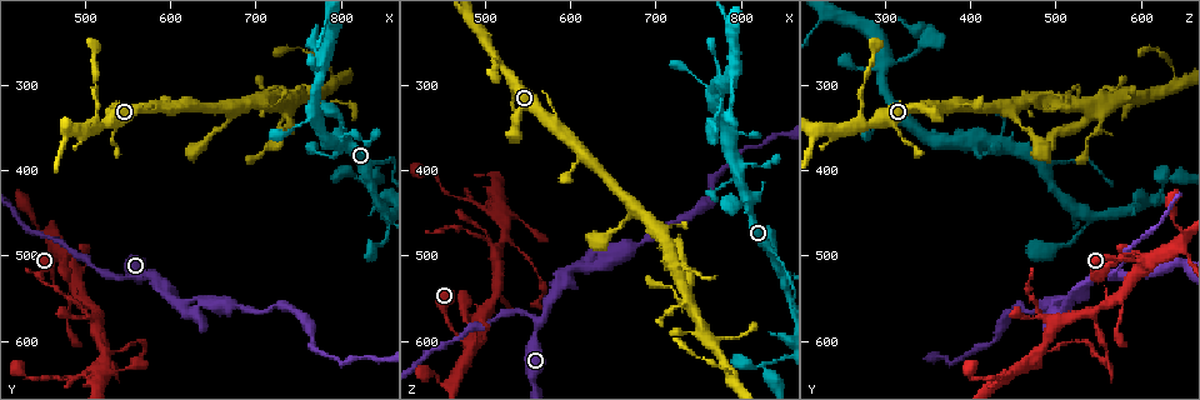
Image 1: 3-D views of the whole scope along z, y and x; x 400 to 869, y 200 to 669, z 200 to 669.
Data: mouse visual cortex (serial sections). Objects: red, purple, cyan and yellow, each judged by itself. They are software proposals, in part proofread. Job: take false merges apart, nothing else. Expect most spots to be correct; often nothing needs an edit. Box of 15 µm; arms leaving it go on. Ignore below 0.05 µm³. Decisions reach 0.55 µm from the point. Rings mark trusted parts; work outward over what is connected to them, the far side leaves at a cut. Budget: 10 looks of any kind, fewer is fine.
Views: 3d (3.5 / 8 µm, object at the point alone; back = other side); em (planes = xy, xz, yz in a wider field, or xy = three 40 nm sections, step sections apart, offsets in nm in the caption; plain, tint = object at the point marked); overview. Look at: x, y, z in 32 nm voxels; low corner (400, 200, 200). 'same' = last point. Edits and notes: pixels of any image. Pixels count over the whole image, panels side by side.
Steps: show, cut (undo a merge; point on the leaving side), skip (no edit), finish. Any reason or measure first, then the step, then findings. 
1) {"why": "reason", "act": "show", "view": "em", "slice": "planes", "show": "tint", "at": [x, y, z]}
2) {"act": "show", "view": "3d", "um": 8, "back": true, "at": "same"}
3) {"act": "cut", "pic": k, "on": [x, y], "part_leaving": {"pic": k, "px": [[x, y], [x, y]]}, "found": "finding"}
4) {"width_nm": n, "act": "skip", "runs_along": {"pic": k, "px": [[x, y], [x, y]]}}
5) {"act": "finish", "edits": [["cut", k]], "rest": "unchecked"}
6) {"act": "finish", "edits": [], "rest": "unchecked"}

{"act": "show", "view": "3d", "um": 8, "at": [795, 365, 410]}

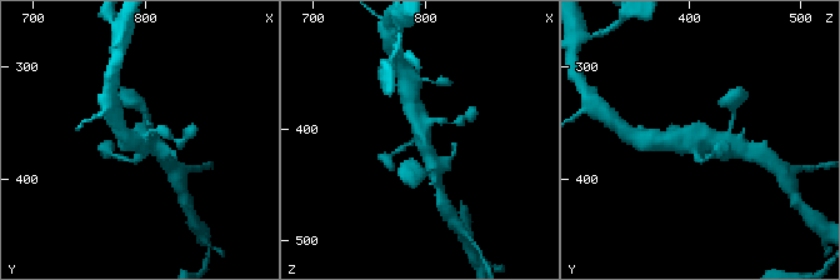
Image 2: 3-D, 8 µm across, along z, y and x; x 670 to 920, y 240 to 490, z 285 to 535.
{"arms": 4, "arm_widths_nm": [150, 150, 500, 500], "act": "show", "view": "em", "slice": "xy", "step": 2, "show": "tint", "at": [798, 364, 406]}

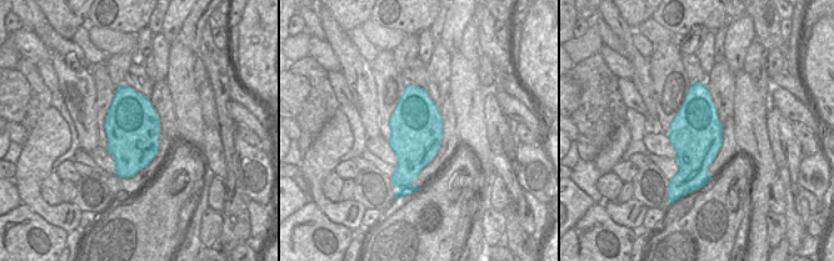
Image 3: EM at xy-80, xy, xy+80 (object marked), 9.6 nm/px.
{"act": "skip", "runs_along": {"pic": 2, "px": [[435, 166], [411, 104]]}, "found": "continuous, no second cell"}

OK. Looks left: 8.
{"why": "thick turns thin", "act": "show", "view": "3d", "um": 3.5, "at": [840, 395, 500]}

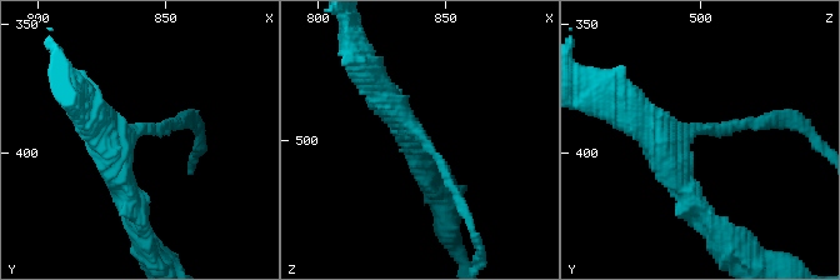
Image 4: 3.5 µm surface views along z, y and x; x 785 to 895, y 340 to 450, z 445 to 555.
{"arm_widths_nm": [150, 400], "act": "show", "view": "em", "slice": "xy", "step": 2, "show": "tint", "at": [840, 392, 499]}

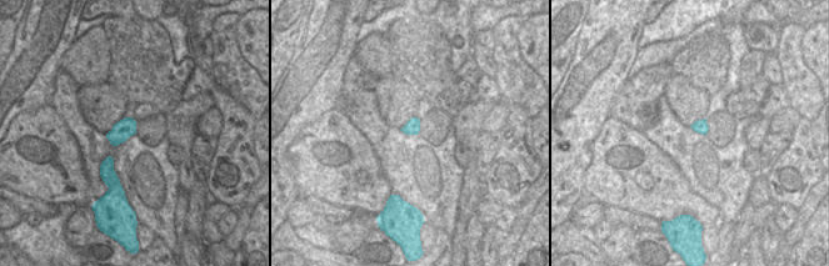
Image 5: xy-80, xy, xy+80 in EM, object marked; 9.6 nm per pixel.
{"act": "skip", "found": "continuous, no second cell"}

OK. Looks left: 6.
{"why": "three arms meet", "act": "show", "view": "3d", "um": 3.5, "at": [670, 330, 450]}

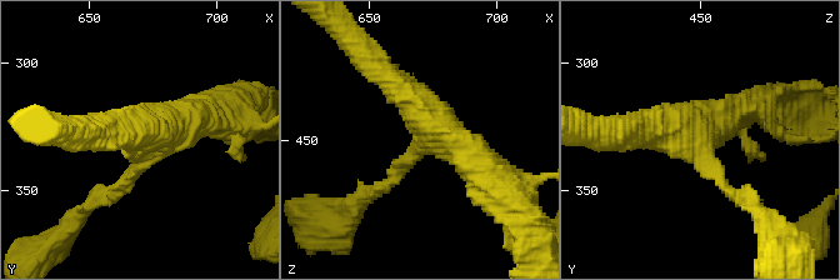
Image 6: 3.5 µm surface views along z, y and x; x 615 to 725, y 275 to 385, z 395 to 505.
{"why": "now the EM", "act": "show", "view": "em", "slice": "planes", "show": "tint", "at": [674, 331, 448]}

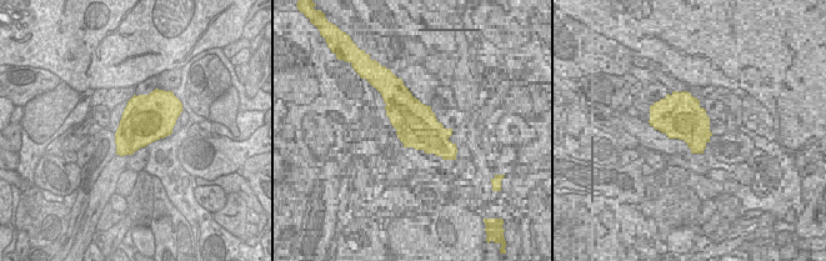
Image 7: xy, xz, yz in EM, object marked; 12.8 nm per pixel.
{"arm_widths_nm": [200, 350, 450], "act": "skip", "found": "continuous, no second cell"}

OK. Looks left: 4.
{"why": "side arm on a straight run", "act": "show", "view": "3d", "um": 3.5, "at": [515, 570, 540]}

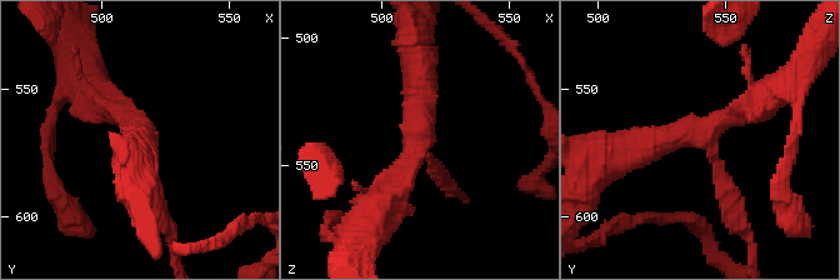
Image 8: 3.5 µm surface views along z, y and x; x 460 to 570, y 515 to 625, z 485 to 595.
{"arms": 3, "arm_widths_nm": [150, 400, 400], "why": "now the EM", "act": "show", "view": "em", "slice": "xy", "step": 3, "show": "tint", "at": [514, 567, 542]}

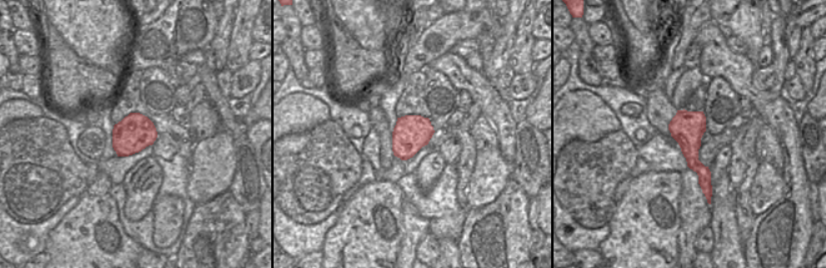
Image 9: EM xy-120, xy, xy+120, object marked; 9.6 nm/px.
{"act": "skip", "runs_along": {"pic": 8, "px": [[765, 96], [704, 131], [624, 150]]}, "found": "one cell here"}

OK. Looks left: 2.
{"act": "finish", "edits": [], "rest": "unchecked"}

